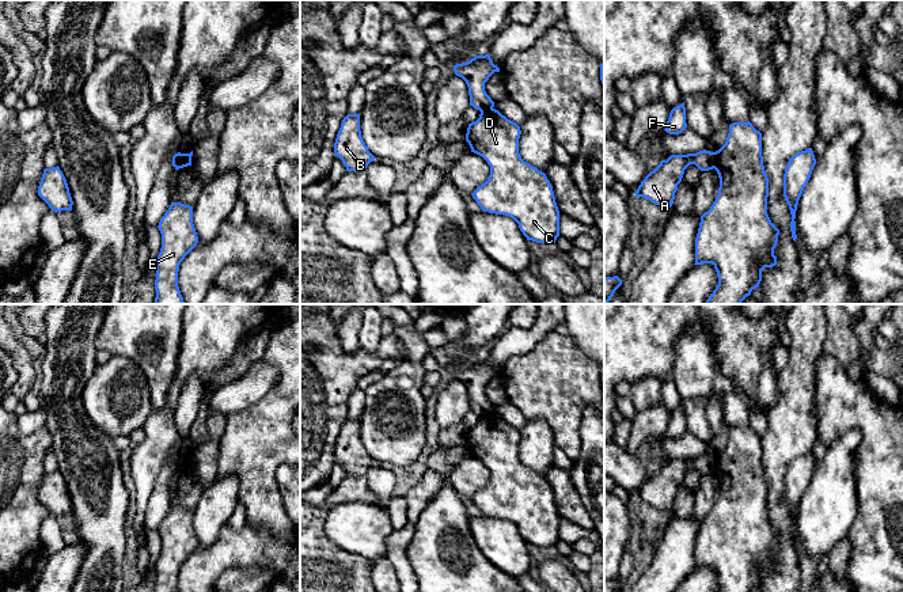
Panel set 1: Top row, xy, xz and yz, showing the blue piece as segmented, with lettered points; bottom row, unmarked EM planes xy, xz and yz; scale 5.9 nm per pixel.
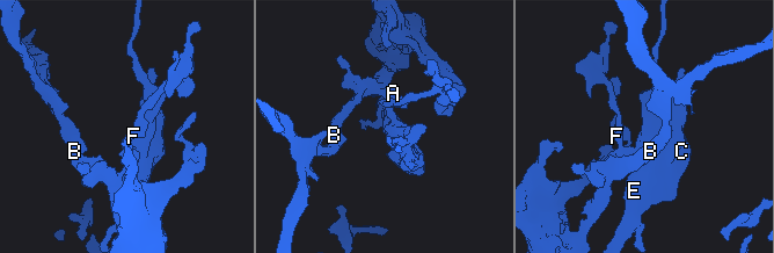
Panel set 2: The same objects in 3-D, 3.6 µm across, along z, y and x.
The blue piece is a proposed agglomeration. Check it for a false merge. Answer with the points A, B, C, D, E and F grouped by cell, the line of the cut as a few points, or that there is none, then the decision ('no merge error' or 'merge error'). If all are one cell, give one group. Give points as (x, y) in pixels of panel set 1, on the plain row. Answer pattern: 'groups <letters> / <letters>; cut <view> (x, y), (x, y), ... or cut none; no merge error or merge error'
groups A B F / C D E; cut yz (713, 456), (714, 471); merge error

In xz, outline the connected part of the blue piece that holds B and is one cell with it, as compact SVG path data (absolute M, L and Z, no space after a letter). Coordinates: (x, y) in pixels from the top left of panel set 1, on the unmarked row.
M348 418L342 424L334 447L334 459L342 464L346 475L365 475L373 466L375 460L361 441L360 418Z

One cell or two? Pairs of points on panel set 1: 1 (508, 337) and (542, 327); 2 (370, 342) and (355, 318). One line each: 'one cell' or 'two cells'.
1: one cell
2: two cells

